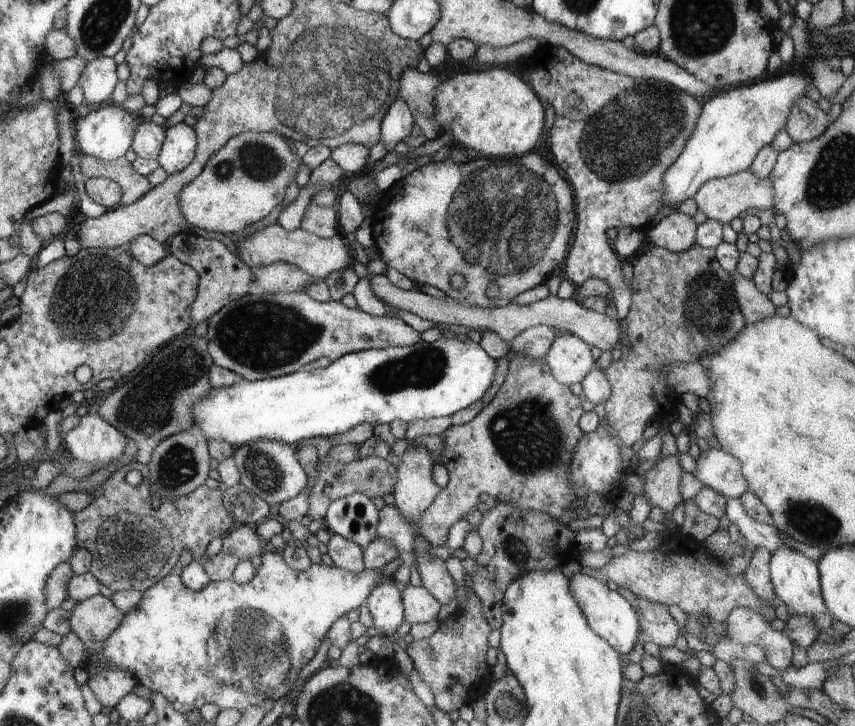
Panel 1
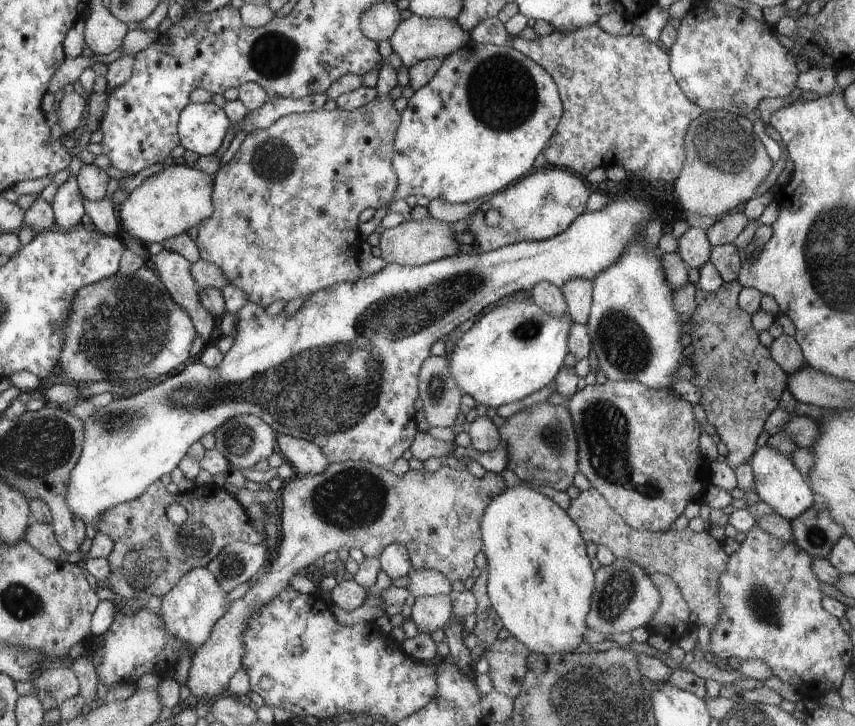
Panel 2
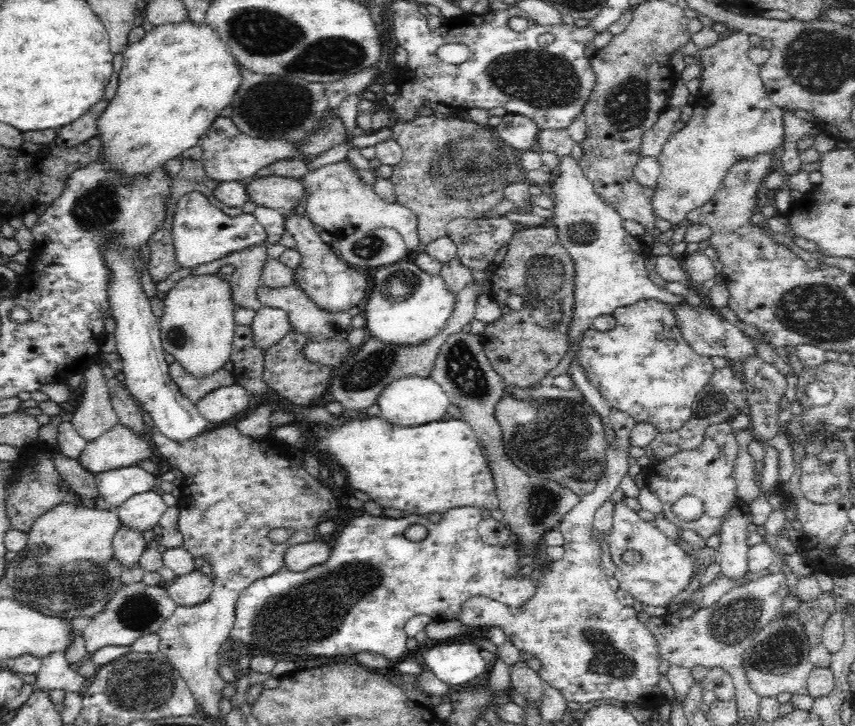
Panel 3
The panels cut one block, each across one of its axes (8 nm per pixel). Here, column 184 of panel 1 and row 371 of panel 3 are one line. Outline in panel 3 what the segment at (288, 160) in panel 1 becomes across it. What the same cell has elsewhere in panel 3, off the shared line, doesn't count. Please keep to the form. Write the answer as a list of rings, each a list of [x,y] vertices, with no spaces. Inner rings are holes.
[[[204,274],[204,276],[186,276],[180,280],[164,300],[160,334],[166,354],[172,354],[176,362],[192,378],[208,378],[230,362],[232,342],[236,334],[234,322],[234,296],[228,276],[222,274]]]

